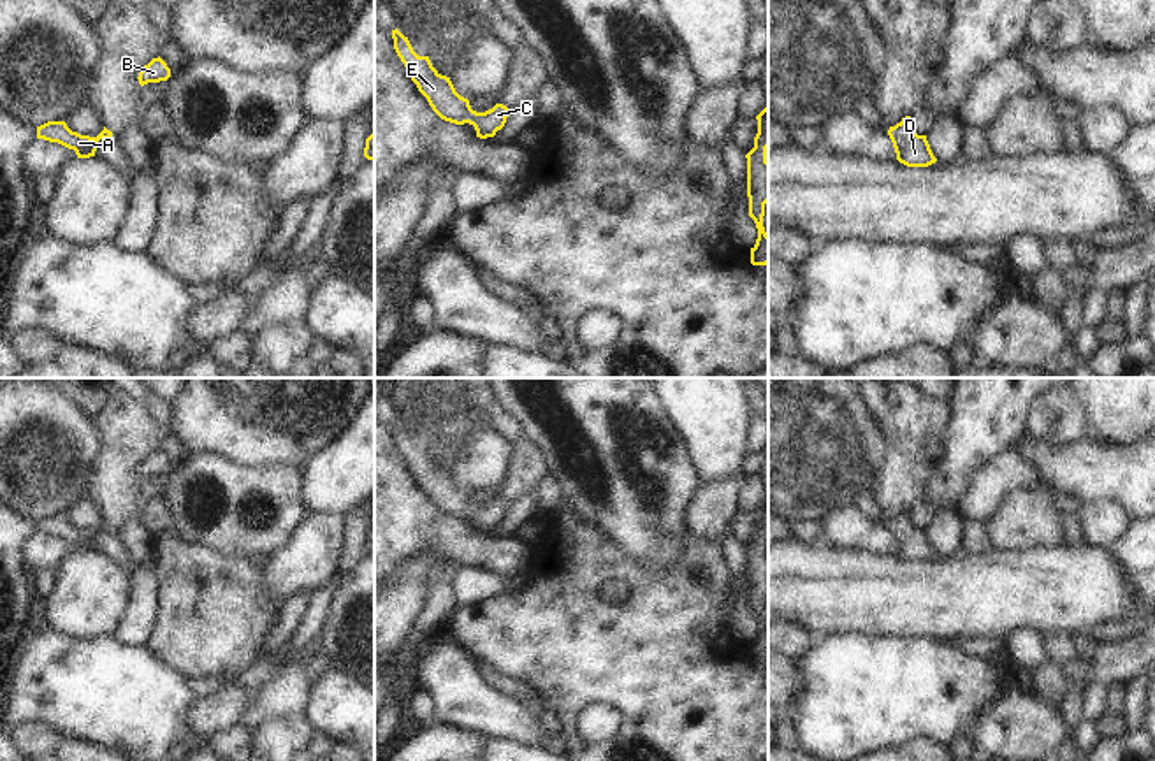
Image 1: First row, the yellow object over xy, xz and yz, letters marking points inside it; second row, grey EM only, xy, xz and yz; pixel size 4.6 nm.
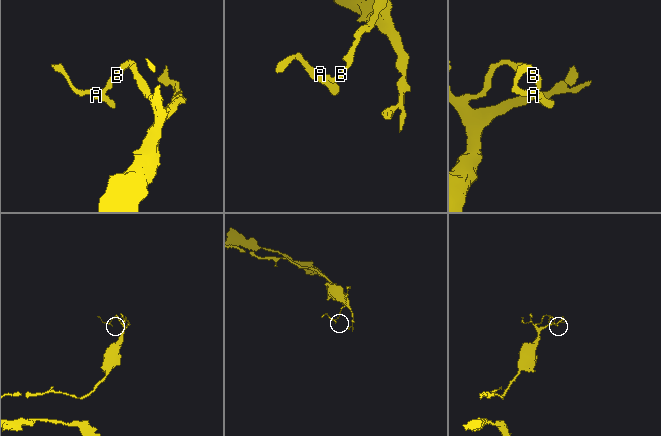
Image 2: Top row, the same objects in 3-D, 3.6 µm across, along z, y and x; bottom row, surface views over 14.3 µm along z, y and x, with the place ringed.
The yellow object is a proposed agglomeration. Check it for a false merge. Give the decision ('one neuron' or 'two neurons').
one neuron

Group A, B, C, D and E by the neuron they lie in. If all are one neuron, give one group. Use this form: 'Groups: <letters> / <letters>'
Groups: A B C D E

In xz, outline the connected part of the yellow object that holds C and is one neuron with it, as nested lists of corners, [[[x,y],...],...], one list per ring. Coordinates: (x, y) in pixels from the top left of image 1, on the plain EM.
[[[396,422],[392,424],[392,432],[397,450],[410,464],[411,475],[441,513],[455,518],[469,517],[480,533],[494,531],[505,520],[510,508],[506,499],[496,497],[485,506],[473,504],[469,494],[455,485],[450,471],[441,469],[429,450],[418,450],[413,445],[408,431]]]

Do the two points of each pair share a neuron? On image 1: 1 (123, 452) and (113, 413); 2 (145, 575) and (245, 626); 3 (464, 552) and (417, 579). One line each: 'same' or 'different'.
1: same
2: different
3: different

